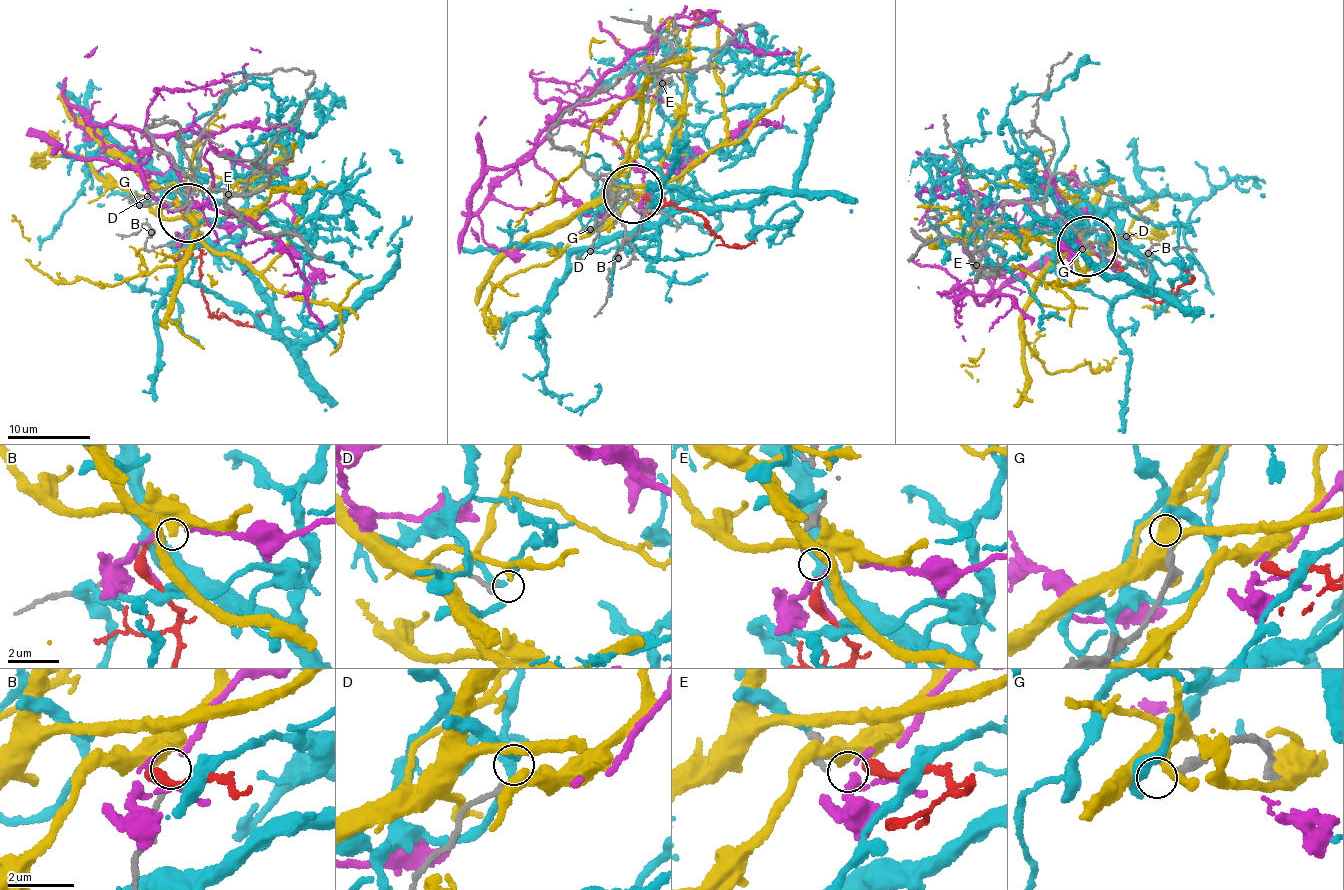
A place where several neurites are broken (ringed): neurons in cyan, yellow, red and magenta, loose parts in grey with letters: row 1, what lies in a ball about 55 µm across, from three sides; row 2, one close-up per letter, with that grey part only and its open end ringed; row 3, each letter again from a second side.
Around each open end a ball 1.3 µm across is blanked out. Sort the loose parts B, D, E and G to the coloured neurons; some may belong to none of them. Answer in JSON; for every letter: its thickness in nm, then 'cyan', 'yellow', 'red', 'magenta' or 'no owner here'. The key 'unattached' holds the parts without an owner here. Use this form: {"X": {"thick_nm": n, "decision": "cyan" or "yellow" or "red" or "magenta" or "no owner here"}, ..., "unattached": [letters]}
{"B": {"thick_nm": 130, "decision": "no owner here"}, "D": {"thick_nm": 180, "decision": "no owner here"}, "E": {"thick_nm": 170, "decision": "red"}, "G": {"thick_nm": 280, "decision": "cyan"}, "unattached": ["B", "D"]}

